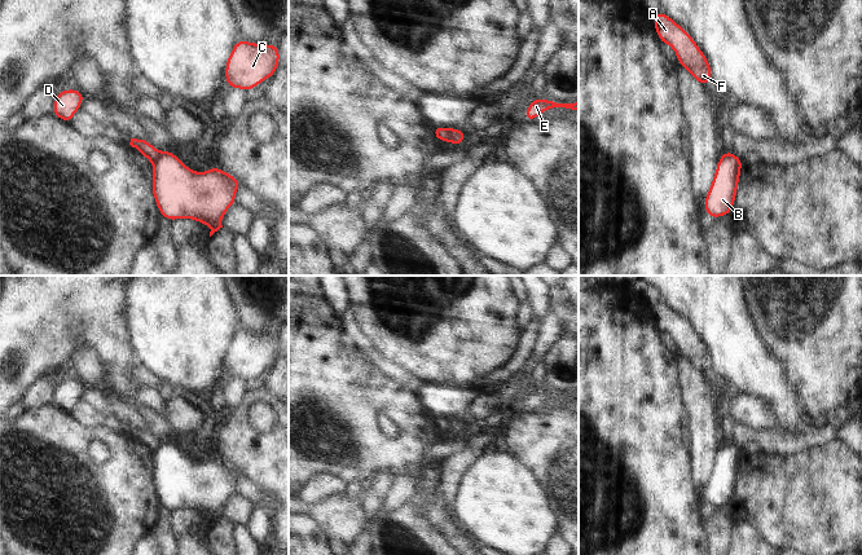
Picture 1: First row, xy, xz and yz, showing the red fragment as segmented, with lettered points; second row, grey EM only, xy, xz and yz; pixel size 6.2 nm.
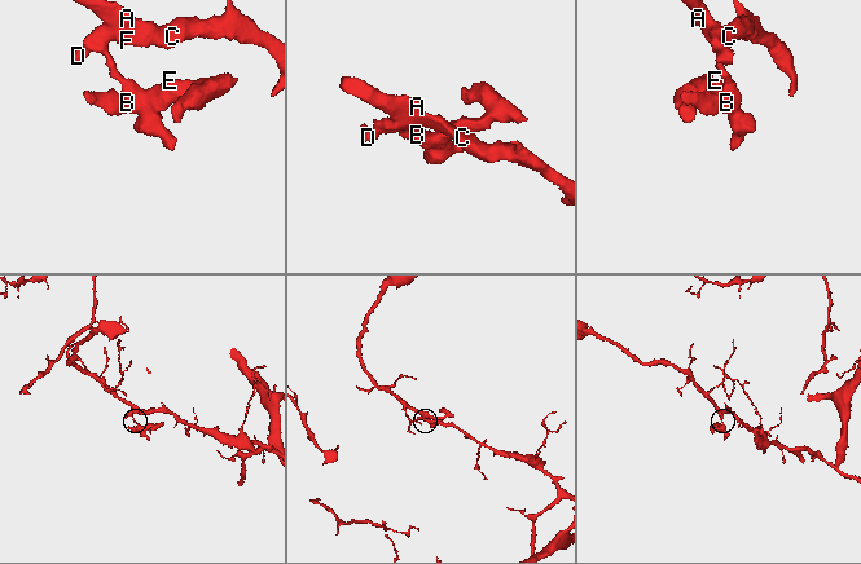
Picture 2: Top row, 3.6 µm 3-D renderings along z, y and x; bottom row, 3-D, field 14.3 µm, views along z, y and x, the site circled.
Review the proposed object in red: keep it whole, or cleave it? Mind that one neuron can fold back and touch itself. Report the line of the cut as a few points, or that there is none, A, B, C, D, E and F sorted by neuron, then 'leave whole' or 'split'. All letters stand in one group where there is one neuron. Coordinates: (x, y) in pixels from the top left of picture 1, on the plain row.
cut in xz along (449, 419), (447, 430); A C D F / B E; split

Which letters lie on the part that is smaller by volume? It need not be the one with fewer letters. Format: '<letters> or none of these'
B, E

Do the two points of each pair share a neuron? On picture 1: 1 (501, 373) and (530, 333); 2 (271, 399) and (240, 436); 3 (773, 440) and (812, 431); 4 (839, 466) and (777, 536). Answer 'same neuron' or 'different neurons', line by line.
1: same neuron
2: same neuron
3: same neuron
4: same neuron

